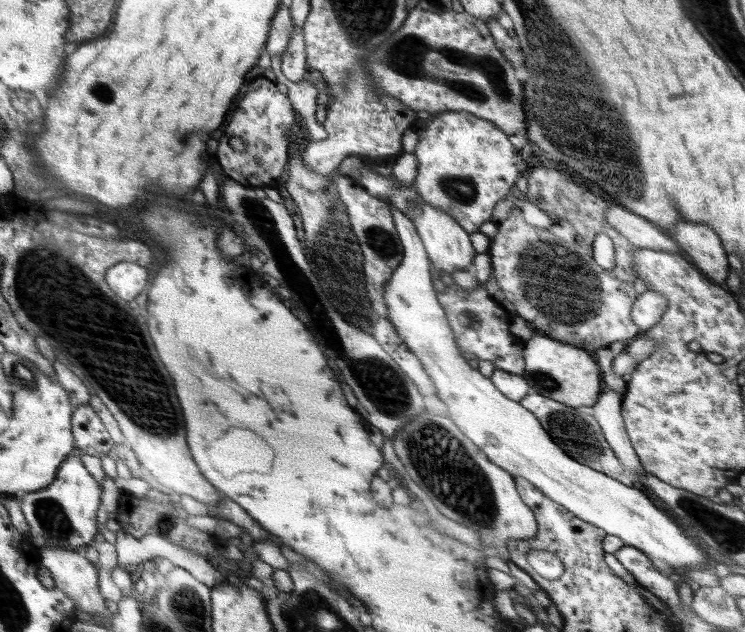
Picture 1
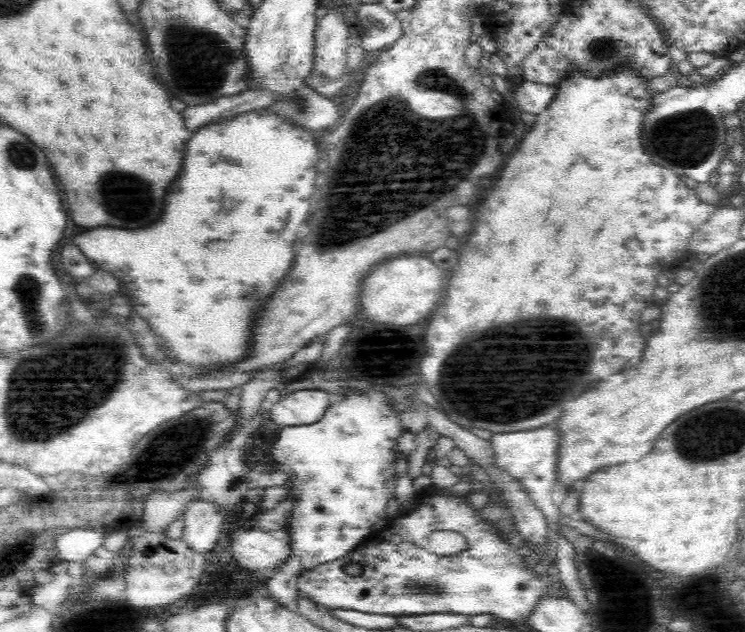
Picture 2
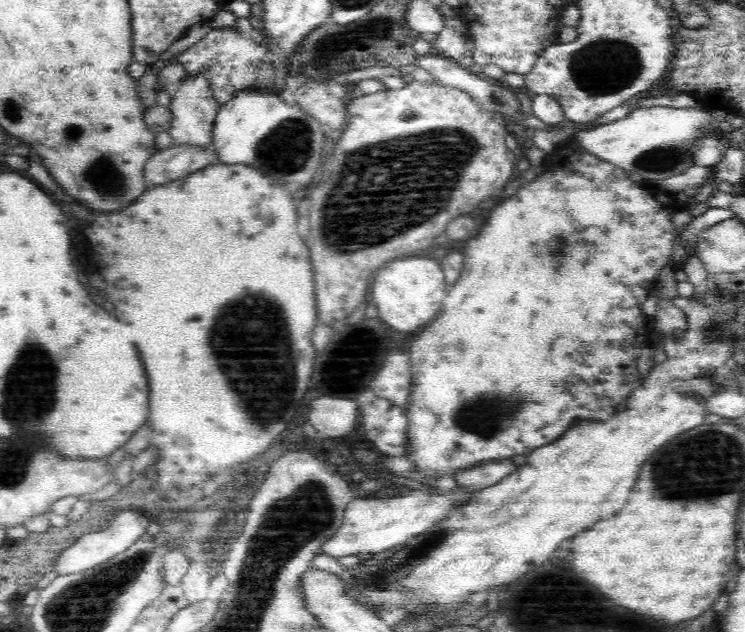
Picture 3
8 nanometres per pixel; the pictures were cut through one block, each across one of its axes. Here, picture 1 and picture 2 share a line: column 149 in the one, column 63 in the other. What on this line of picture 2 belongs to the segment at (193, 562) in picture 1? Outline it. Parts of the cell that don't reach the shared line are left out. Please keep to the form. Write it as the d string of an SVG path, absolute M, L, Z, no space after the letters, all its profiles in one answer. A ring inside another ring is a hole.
M72 529L56 539L56 555L59 560L82 563L92 551L102 547L105 539L106 530Z

